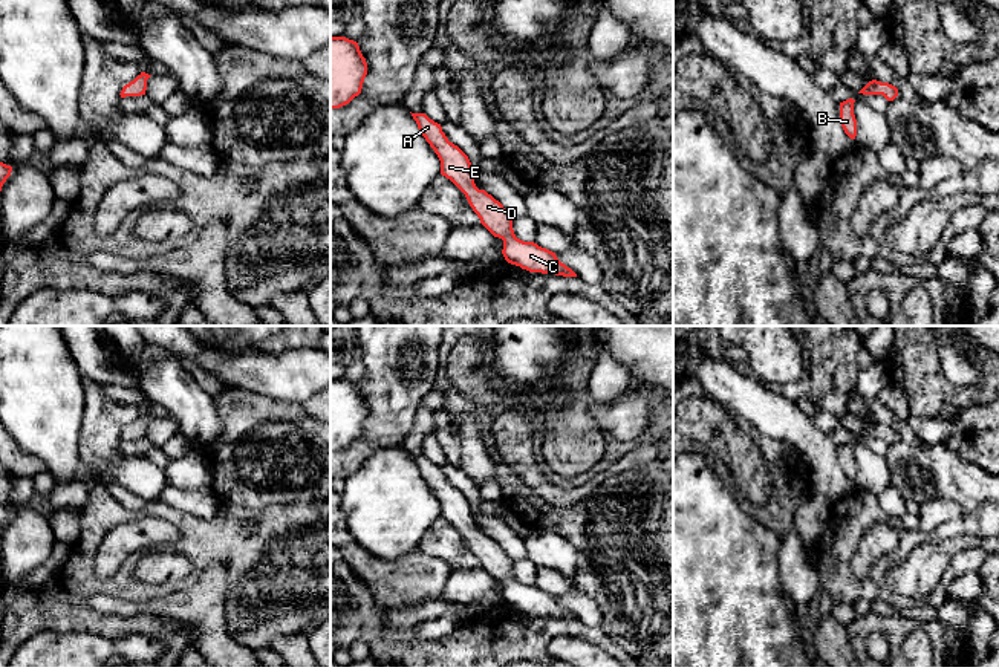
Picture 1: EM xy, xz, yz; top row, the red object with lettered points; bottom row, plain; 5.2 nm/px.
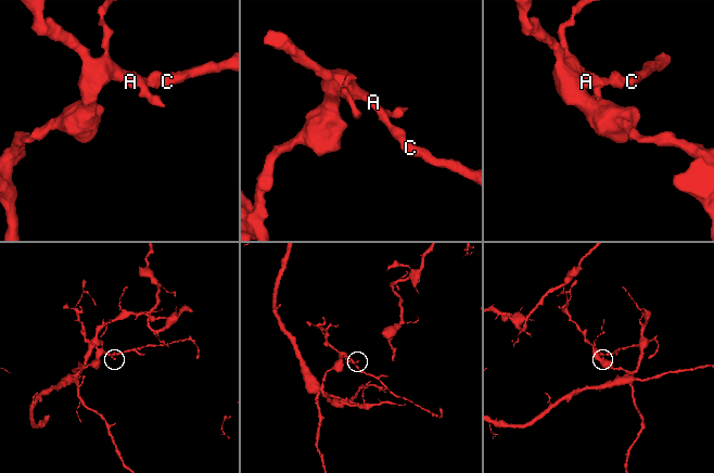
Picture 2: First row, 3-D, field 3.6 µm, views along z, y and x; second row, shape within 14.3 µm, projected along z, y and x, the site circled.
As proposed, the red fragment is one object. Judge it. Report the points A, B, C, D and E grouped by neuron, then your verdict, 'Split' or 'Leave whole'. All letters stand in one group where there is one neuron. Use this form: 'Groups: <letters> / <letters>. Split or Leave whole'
Groups: A B C D E. Leave whole

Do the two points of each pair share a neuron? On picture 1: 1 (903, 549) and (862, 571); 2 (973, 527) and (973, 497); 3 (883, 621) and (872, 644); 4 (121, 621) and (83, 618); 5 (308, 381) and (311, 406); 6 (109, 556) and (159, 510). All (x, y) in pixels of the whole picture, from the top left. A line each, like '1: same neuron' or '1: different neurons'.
1: different neurons
2: different neurons
3: different neurons
4: same neuron
5: different neurons
6: different neurons

